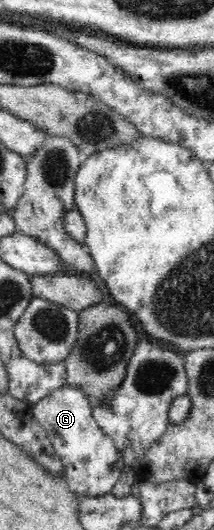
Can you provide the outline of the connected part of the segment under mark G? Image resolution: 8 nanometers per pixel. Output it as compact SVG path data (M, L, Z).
M63 386L30 406L35 422L44 428L57 457L64 464L64 477L69 490L76 496L101 496L111 492L120 475L116 467L117 446L95 419L95 407L84 389Z

